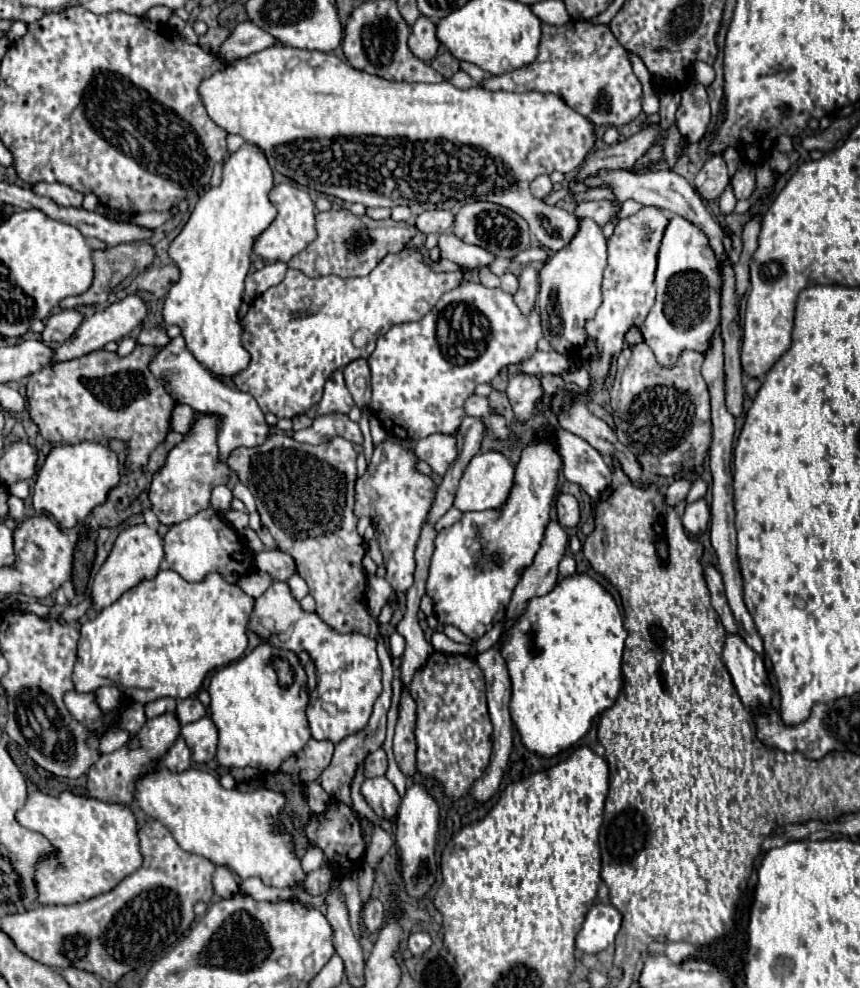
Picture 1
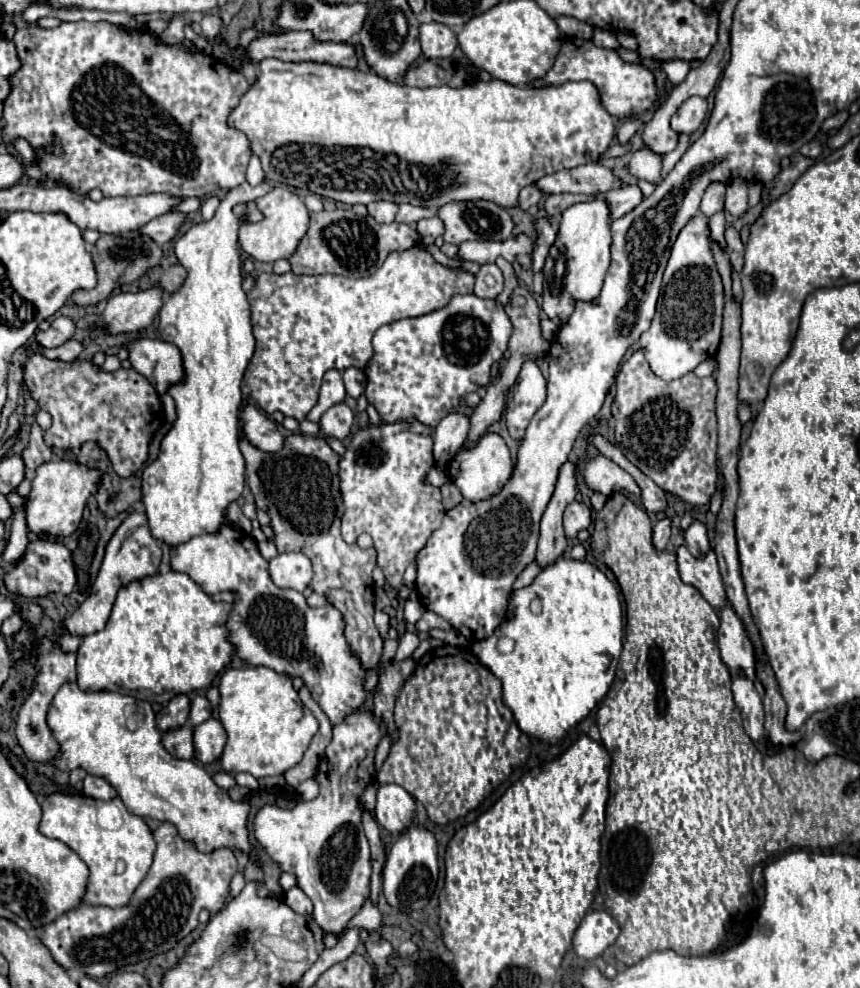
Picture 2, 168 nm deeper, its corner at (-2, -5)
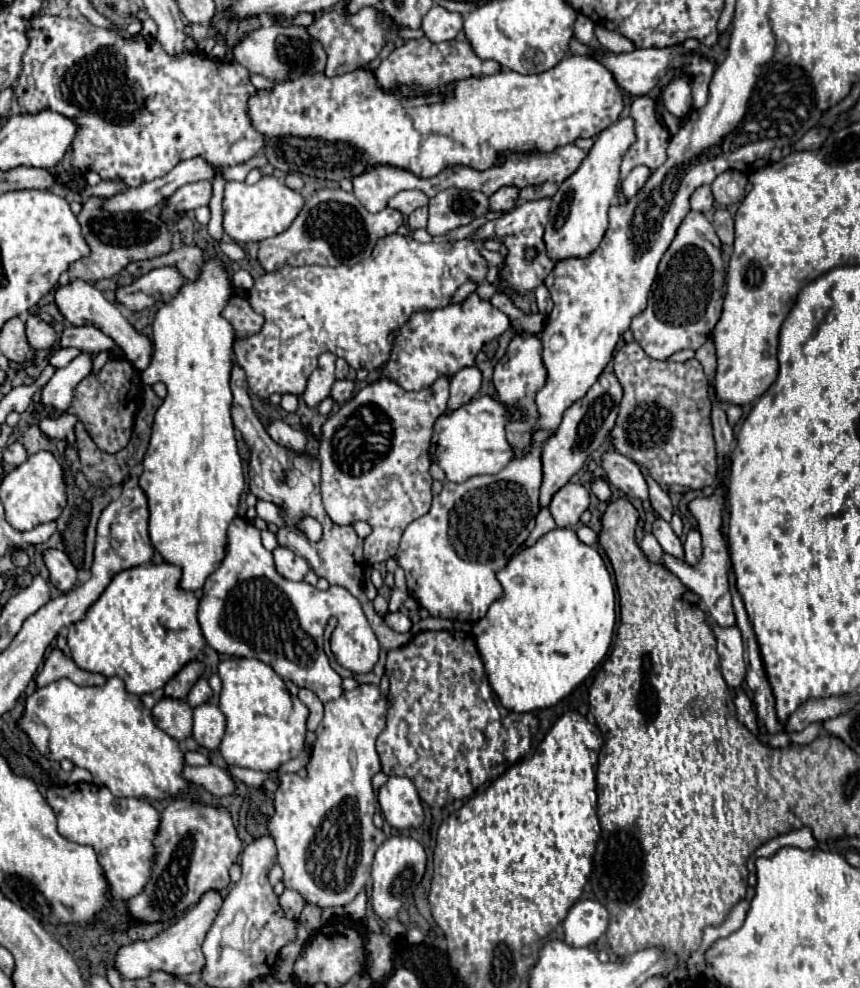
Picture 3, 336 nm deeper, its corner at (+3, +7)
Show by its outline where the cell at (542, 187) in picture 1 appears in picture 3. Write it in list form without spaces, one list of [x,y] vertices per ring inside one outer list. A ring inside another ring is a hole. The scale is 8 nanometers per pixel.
[[[504,186],[488,196],[488,212],[508,212],[516,206],[518,188]]]

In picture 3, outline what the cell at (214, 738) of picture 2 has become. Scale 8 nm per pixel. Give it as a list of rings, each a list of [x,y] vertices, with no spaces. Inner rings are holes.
[[[200,704],[194,708],[192,736],[200,746],[208,750],[218,750],[224,738],[224,730],[226,730],[226,718],[218,706]]]

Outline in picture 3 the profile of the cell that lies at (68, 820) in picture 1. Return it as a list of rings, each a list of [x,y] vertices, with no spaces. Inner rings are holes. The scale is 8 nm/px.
[[[86,782],[50,788],[46,800],[58,818],[58,832],[72,842],[90,844],[96,850],[114,900],[128,900],[144,890],[152,874],[156,858],[154,838],[160,828],[160,814],[148,800],[116,798],[106,786]]]

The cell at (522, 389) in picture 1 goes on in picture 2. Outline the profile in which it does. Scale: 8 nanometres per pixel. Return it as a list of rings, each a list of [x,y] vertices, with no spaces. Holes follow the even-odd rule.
[[[527,360],[519,372],[515,386],[509,390],[505,418],[511,438],[521,440],[535,412],[545,404],[547,382],[533,360]]]

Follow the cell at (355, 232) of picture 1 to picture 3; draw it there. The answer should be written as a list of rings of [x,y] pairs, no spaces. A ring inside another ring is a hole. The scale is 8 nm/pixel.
[[[322,188],[304,204],[296,220],[288,230],[278,236],[262,240],[258,246],[258,264],[264,272],[278,272],[282,266],[352,266],[366,260],[372,254],[378,238],[394,234],[402,224],[402,214],[392,208],[384,208],[376,214],[368,212],[352,192],[340,188]]]

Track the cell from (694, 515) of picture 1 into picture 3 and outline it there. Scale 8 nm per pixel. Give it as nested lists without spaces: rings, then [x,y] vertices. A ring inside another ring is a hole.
[[[690,530],[686,542],[684,542],[684,562],[690,566],[696,566],[702,558],[702,540],[698,530]]]

